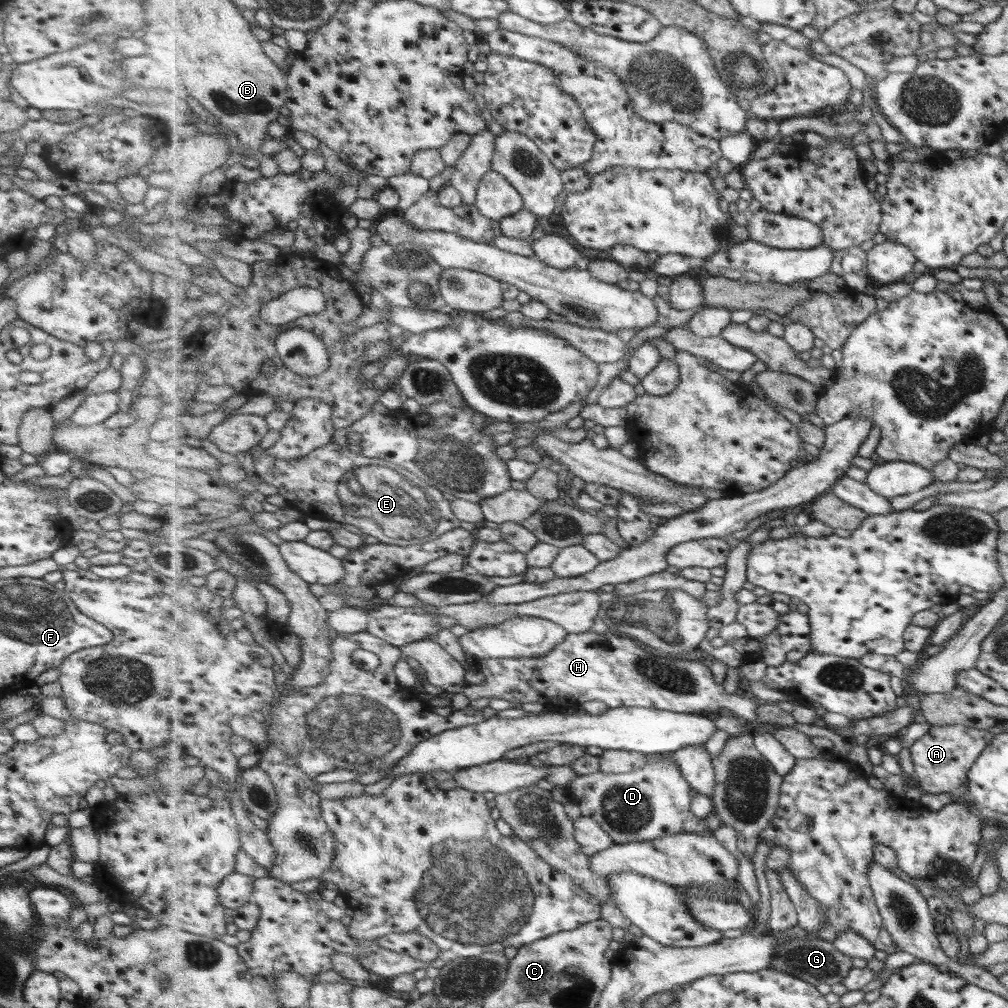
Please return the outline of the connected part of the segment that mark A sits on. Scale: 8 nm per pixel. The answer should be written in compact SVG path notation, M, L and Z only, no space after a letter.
M960 724L931 725L926 735L909 748L915 766L914 782L927 794L955 792L967 782L967 771L993 738L987 729L969 728Z

